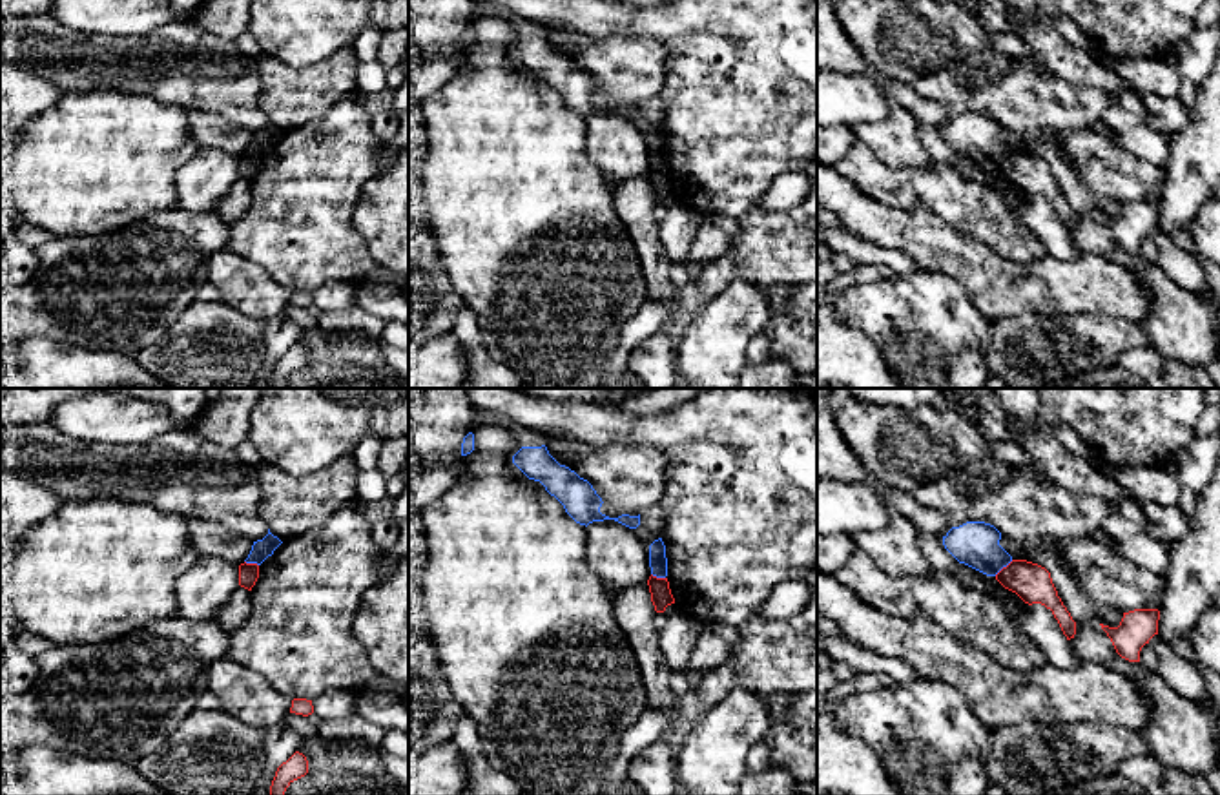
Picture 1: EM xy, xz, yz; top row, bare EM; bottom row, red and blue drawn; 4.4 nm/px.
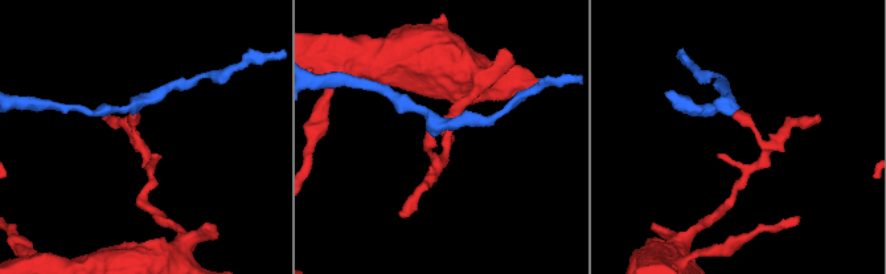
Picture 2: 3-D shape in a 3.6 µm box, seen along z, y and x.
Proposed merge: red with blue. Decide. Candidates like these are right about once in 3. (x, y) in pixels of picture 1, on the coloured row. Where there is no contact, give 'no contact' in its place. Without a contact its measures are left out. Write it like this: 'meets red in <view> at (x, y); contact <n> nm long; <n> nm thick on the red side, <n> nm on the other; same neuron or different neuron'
meets red in yz at (1003, 567); contact 110 nm long; 170 nm thick on the red side, 200 nm on the other; different neuron

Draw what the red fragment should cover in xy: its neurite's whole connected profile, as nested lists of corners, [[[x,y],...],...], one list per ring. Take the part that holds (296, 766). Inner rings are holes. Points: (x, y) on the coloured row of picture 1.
[[[295,751],[286,762],[283,762],[270,786],[270,795],[284,795],[286,788],[308,773],[308,760],[303,753]]]

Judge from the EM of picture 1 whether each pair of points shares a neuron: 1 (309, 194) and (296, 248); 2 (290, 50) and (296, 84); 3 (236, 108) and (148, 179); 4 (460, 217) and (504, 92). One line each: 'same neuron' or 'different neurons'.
1: same neuron
2: different neurons
3: different neurons
4: same neuron

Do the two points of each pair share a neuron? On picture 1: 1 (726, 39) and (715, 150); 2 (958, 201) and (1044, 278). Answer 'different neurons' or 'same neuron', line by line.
1: same neuron
2: different neurons

